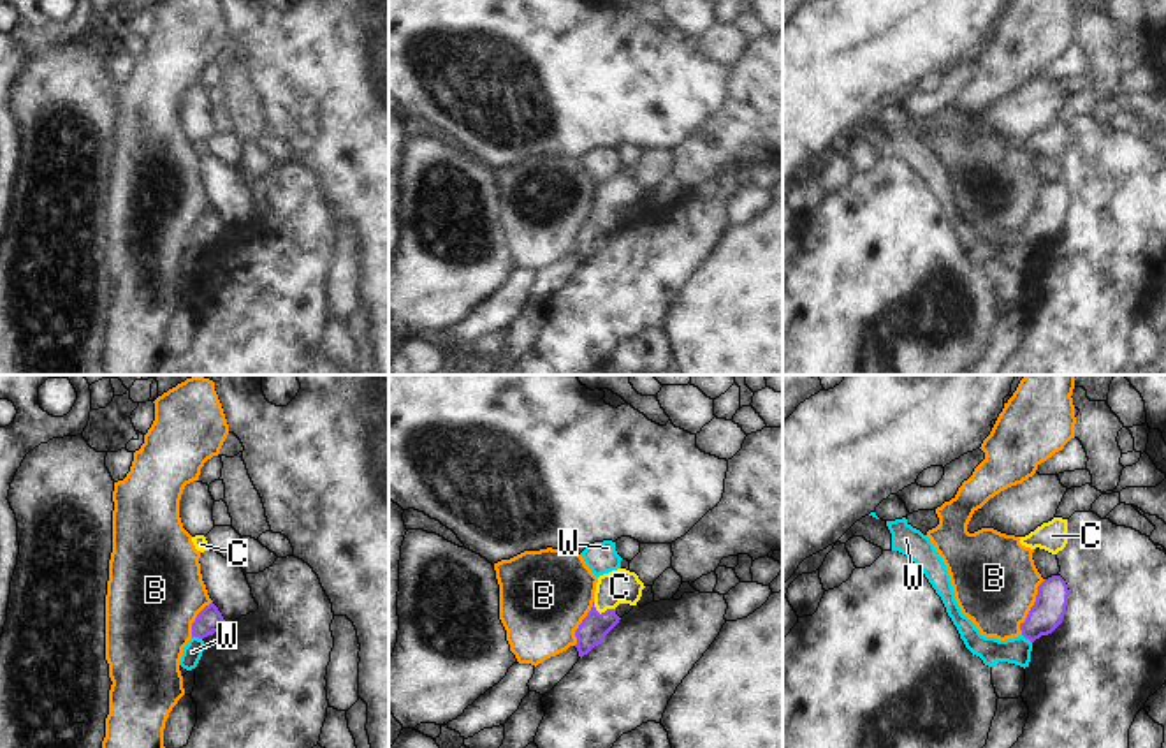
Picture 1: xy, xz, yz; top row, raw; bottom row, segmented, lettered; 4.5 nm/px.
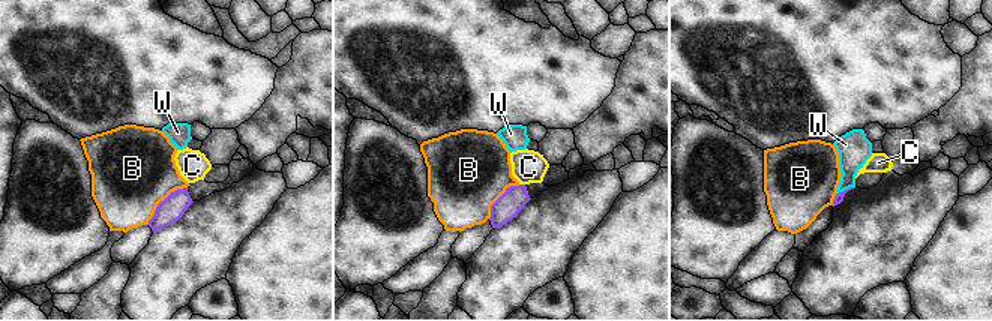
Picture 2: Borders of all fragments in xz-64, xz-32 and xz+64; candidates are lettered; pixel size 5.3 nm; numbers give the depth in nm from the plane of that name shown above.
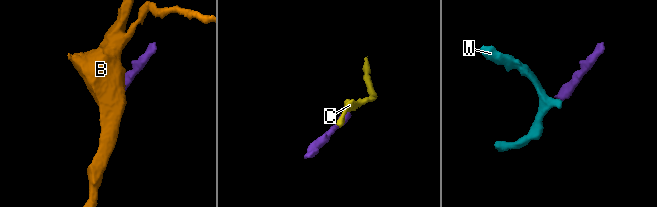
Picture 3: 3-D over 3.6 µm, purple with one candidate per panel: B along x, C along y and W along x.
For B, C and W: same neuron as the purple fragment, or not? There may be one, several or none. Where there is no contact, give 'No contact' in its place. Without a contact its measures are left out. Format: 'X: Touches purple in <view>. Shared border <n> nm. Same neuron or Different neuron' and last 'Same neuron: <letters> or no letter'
B: Touches purple in yz. Shared border 280 nm. Different neuron
C: Touches purple in xz. Shared border 110 nm. Same neuron
W: Touches purple in xy. Shared border 50 nm. Different neuron
Same neuron: C

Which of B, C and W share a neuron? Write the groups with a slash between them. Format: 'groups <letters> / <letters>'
groups B / C / W

